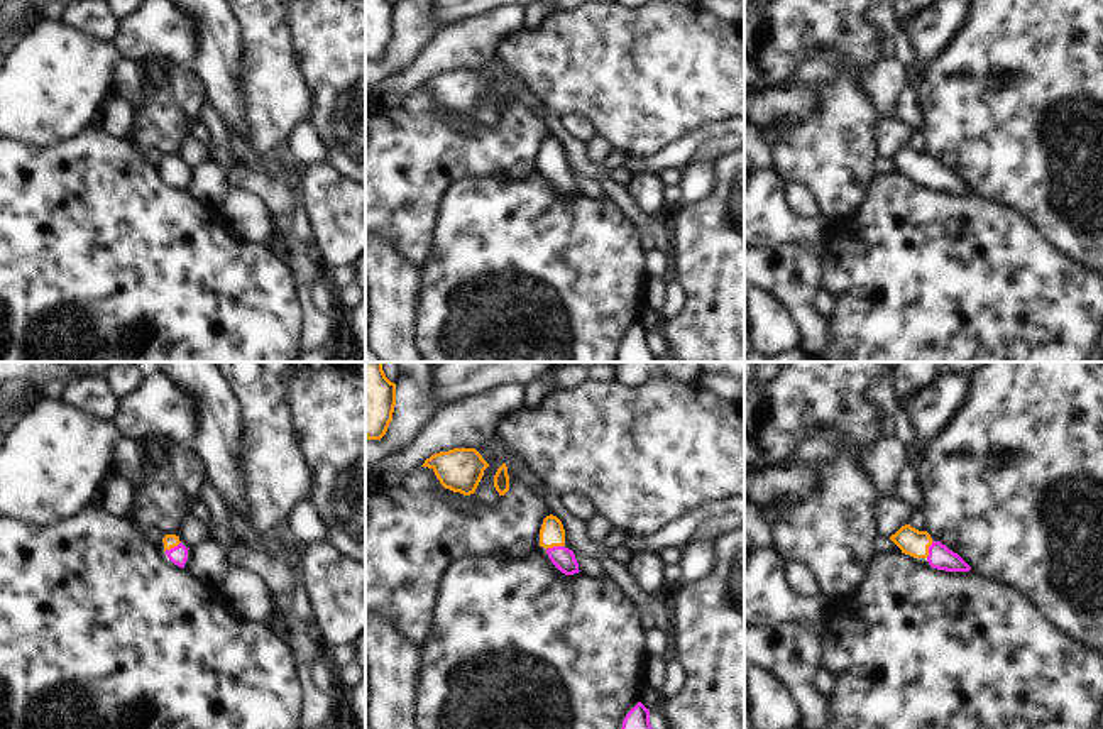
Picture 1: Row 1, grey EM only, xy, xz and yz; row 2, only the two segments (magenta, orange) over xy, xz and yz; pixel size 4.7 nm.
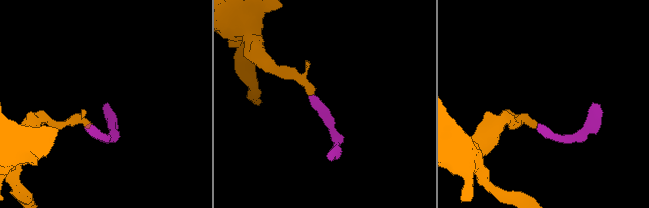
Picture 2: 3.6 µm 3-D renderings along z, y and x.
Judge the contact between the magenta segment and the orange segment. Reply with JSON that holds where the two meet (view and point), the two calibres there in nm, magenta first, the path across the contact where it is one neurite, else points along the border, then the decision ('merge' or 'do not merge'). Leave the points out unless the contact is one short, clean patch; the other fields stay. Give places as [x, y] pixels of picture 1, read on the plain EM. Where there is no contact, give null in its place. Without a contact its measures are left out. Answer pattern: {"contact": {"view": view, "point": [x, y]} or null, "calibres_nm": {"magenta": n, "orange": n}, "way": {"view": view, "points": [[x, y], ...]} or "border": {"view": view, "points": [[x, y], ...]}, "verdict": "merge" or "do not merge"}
{"contact": {"view": "xz", "point": [554, 168]}, "calibres_nm": {"magenta": 110, "orange": 120}, "way": {"view": "xz", "points": [[564, 180], [554, 168], [552, 154]]}, "verdict": "merge"}

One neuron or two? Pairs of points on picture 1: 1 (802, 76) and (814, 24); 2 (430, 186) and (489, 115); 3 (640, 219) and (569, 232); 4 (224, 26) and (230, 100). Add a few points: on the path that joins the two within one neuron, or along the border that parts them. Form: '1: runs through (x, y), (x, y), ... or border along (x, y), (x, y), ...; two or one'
1: border along (817, 54), (804, 60), (784, 82); two
2: border along (472, 115), (484, 124), (496, 124), (501, 119); two
3: border along (606, 198), (631, 222), (647, 251); two
4: runs through (224, 44), (224, 82); one

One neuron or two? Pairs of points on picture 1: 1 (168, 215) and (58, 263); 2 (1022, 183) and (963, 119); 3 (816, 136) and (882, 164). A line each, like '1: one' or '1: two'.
1: one
2: one
3: two

